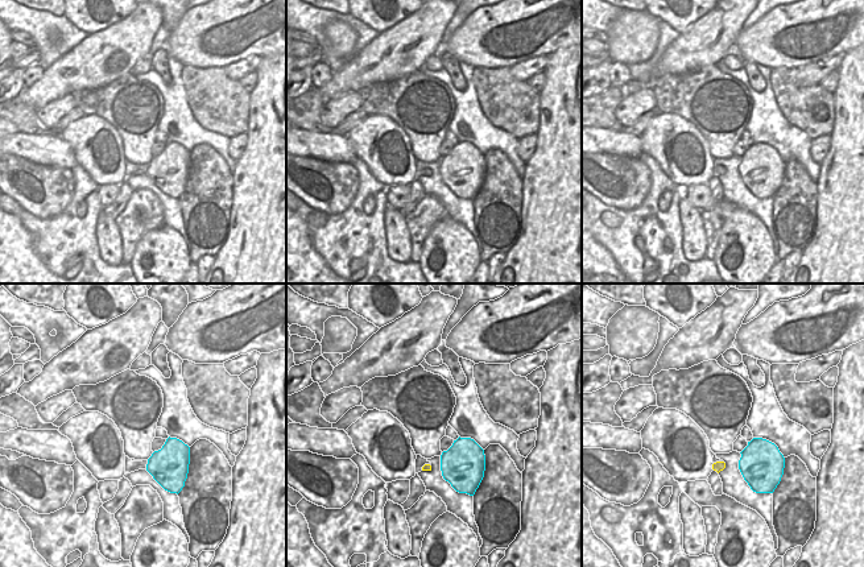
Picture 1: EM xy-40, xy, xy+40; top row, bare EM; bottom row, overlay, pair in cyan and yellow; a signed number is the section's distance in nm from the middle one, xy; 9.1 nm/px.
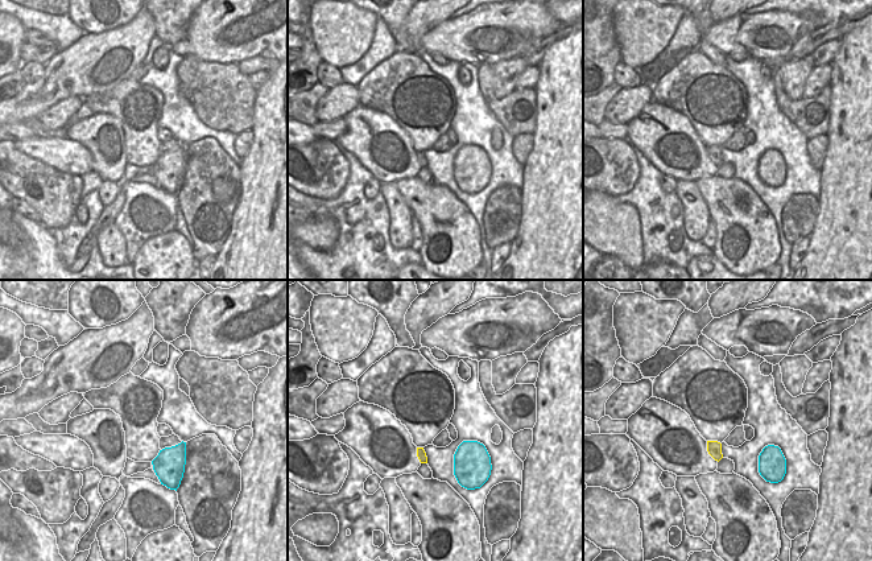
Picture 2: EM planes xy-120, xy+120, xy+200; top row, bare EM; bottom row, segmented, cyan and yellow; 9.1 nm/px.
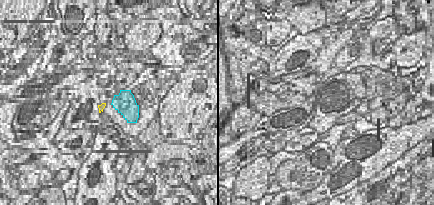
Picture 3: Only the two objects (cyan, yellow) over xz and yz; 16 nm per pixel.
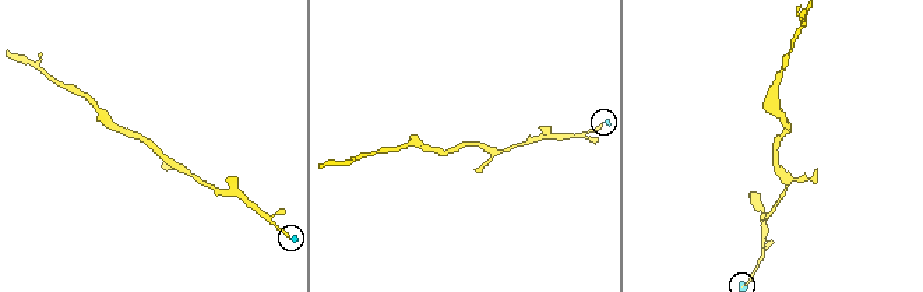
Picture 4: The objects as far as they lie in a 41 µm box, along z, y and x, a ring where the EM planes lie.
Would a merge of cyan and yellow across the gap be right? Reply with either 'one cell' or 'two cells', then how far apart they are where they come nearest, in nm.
one cell; gap 100 nm

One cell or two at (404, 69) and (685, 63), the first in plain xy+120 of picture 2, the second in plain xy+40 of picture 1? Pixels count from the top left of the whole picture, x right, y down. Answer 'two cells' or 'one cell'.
two cells

